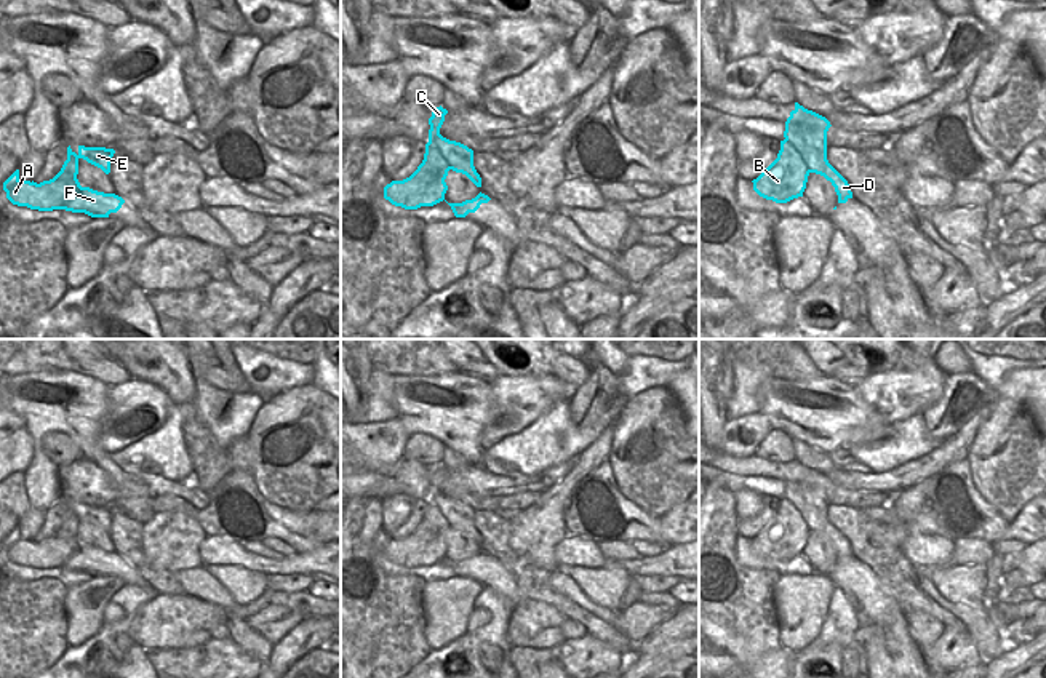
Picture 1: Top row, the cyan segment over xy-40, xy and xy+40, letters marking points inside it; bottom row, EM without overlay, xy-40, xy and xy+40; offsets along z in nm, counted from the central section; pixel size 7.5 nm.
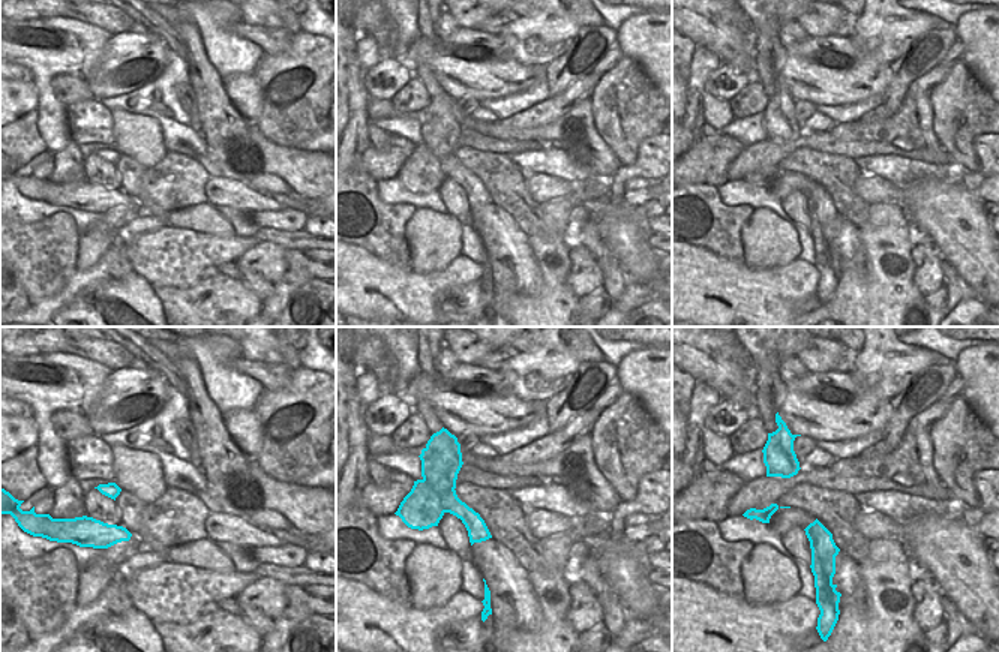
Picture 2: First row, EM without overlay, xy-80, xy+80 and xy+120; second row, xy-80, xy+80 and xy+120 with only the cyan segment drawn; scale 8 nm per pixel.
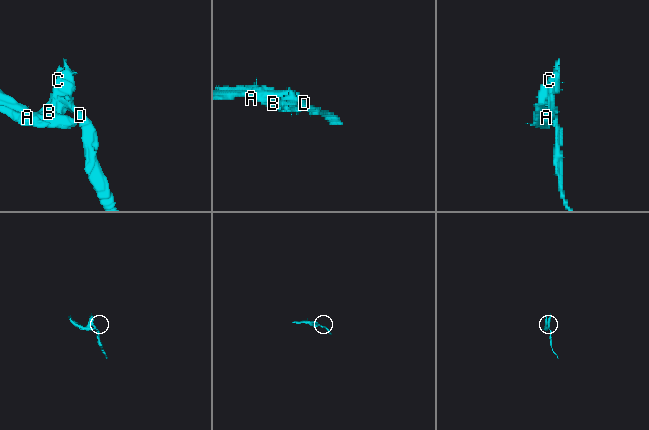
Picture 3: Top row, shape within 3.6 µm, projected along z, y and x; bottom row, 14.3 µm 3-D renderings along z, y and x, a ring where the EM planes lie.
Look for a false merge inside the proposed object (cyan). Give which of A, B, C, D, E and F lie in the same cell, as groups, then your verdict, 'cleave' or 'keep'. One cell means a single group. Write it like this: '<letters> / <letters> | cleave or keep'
A B F / C D E | cleave

